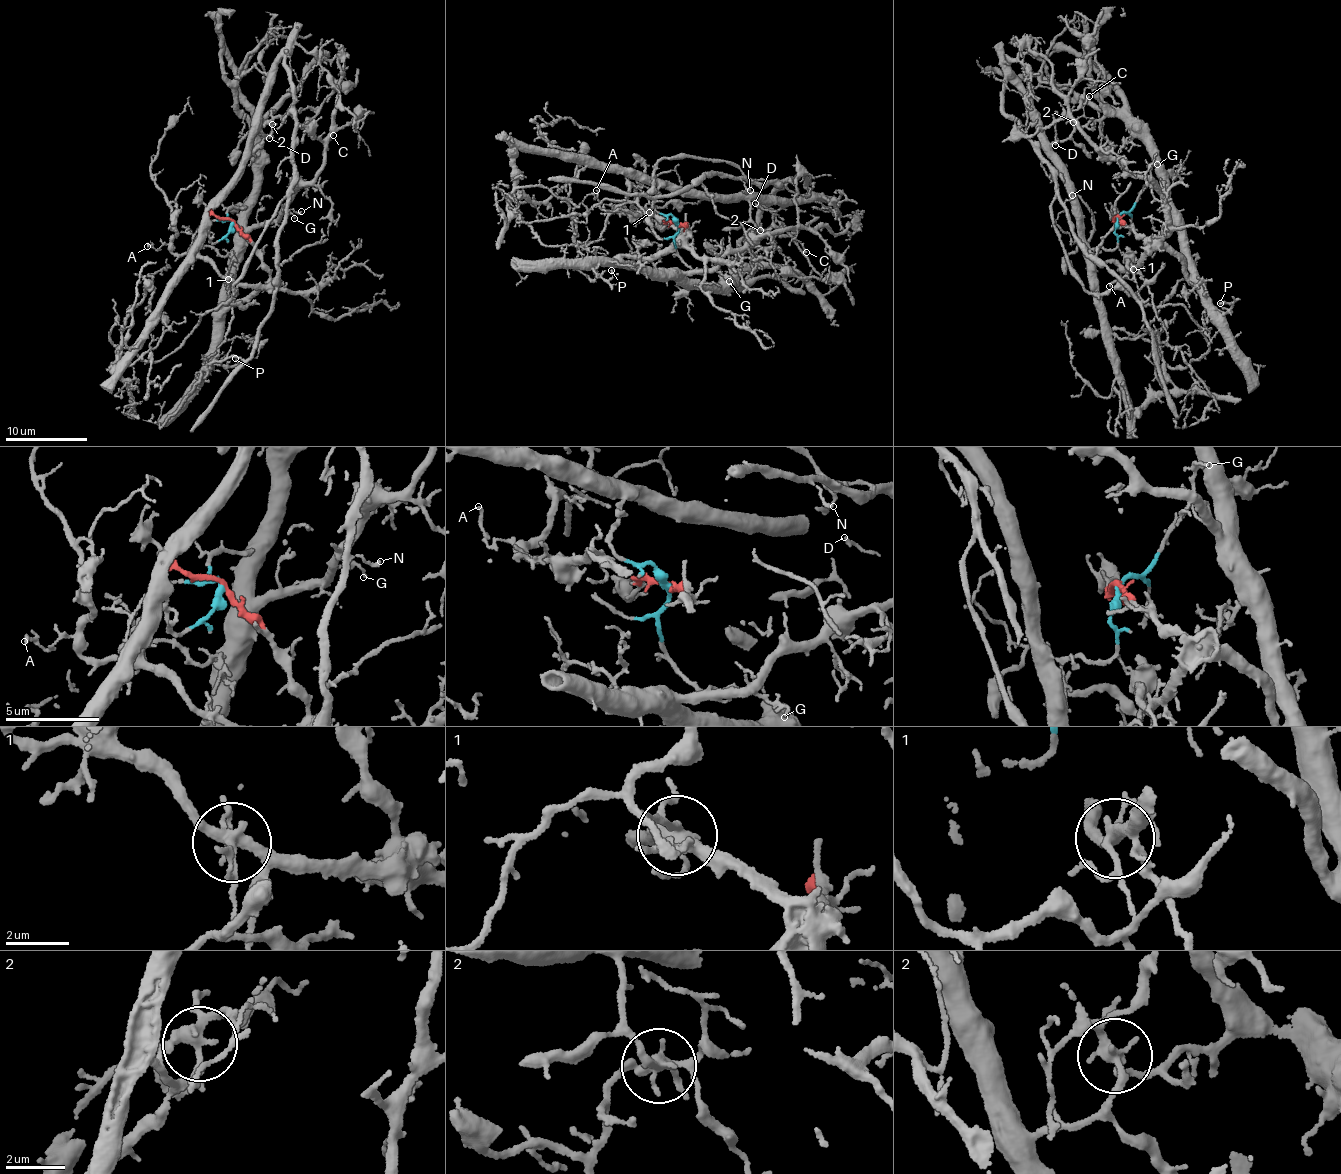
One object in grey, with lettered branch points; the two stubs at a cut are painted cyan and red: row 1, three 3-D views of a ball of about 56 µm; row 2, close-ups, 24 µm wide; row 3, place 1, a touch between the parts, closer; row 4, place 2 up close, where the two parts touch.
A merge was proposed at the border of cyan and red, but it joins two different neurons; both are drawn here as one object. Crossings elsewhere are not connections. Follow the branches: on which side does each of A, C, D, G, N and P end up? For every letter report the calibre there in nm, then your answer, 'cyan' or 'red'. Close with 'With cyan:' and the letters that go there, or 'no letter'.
A: 180 nm | red
C: 120 nm | red
D: 120 nm | cyan
G: 130 nm | red
N: 150 nm | cyan
P: 180 nm | red
With cyan: D, N

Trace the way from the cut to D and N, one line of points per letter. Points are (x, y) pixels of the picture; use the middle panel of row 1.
D: (679, 224), (655, 209), (657, 188), (745, 200), (754, 225), (769, 228), (773, 215), (754, 202)
N: (679, 224), (655, 209), (657, 188), (766, 204), (807, 193), (799, 171), (766, 184), (741, 180), (750, 190)

